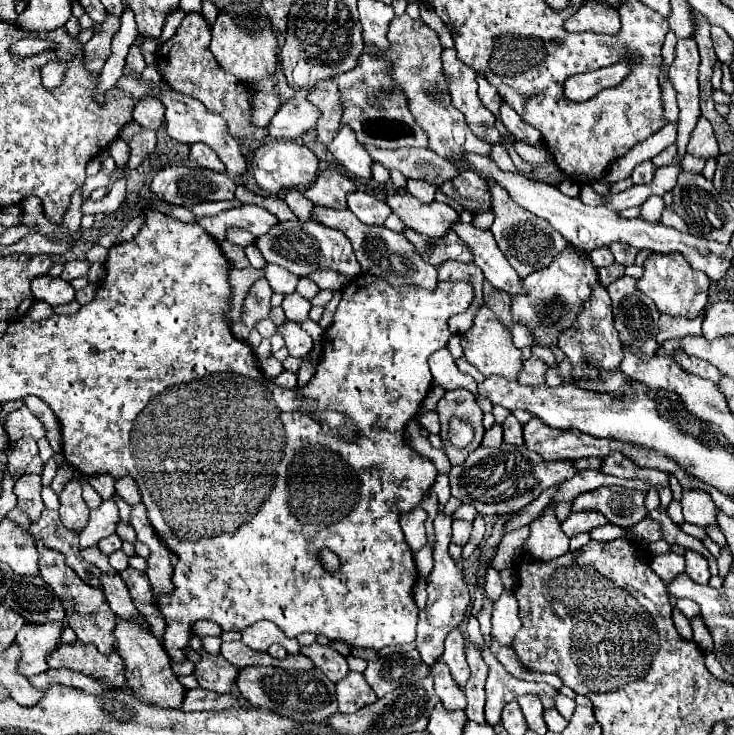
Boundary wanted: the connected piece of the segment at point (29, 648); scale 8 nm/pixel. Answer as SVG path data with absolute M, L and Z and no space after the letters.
M47 622L47 624L27 624L27 628L23 628L17 634L15 642L21 648L17 668L23 676L29 678L49 668L47 652L51 652L51 648L55 648L61 642L61 630L63 622Z

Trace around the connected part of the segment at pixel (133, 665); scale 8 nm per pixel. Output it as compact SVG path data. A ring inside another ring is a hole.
M121 616L115 618L113 636L117 642L115 652L125 662L127 686L135 692L135 696L143 698L143 702L147 702L147 704L155 704L155 706L163 706L163 708L179 708L179 700L183 700L185 688L179 684L177 676L173 674L171 660L169 660L165 648L161 646L161 642L143 624L139 624L139 620L135 620L135 618L125 620Z

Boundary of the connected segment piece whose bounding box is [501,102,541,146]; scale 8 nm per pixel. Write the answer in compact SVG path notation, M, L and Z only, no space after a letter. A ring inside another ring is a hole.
M505 102L501 104L501 120L503 120L503 124L507 126L507 130L509 130L517 140L523 140L523 142L529 142L529 144L535 144L535 146L541 144L541 134L539 134L539 130L535 130L535 128L529 126L529 124L525 124L523 118L521 118L511 106L507 106Z

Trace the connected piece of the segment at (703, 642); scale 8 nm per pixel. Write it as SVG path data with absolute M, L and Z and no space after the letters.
M696 617L690 620L691 628L693 628L693 642L703 650L703 652L711 652L713 650L713 640L711 640L711 634L707 632L707 626L705 626L703 620L700 617Z

